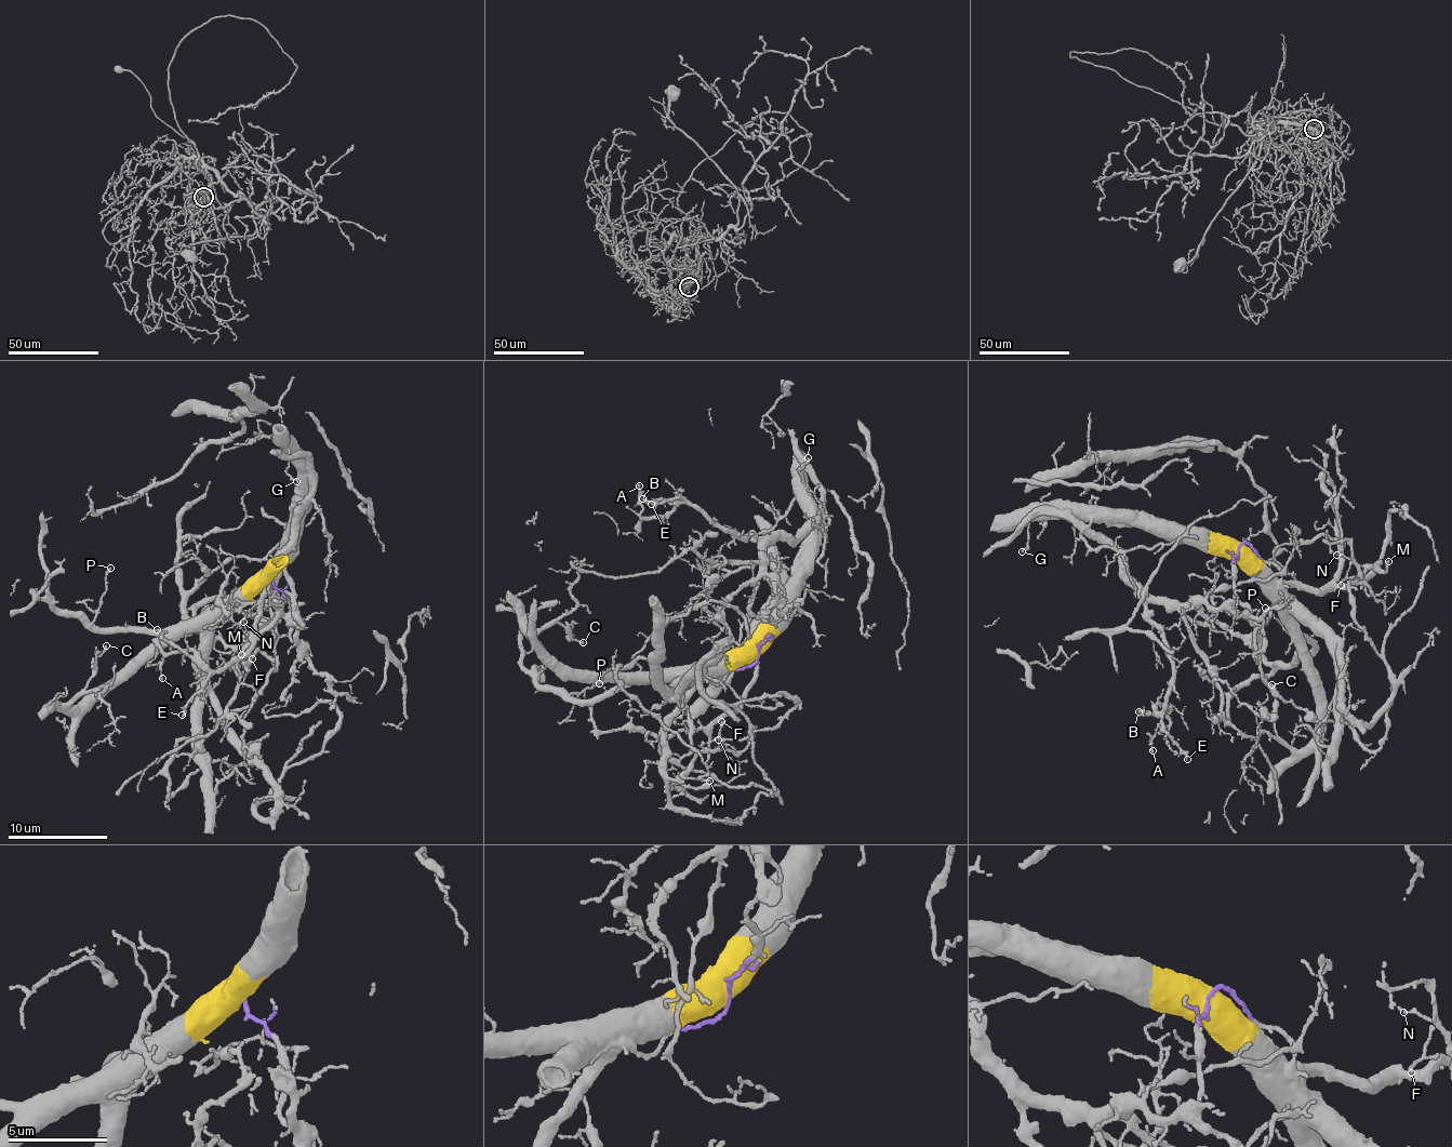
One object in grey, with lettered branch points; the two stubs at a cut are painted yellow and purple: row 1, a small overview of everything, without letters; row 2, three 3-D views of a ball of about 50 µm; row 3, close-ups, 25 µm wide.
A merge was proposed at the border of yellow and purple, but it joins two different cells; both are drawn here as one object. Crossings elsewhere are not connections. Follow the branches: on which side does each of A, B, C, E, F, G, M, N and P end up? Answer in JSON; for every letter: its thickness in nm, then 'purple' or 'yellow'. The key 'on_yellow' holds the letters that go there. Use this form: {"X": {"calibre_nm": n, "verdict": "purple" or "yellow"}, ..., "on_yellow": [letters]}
{"A": {"calibre_nm": 120, "verdict": "purple"}, "B": {"calibre_nm": 150, "verdict": "purple"}, "C": {"calibre_nm": 140, "verdict": "yellow"}, "E": {"calibre_nm": 160, "verdict": "purple"}, "F": {"calibre_nm": 130, "verdict": "yellow"}, "G": {"calibre_nm": 110, "verdict": "yellow"}, "M": {"calibre_nm": 160, "verdict": "yellow"}, "N": {"calibre_nm": 120, "verdict": "yellow"}, "P": {"calibre_nm": 170, "verdict": "yellow"}, "on_yellow": ["C", "F", "G", "M", "N", "P"]}

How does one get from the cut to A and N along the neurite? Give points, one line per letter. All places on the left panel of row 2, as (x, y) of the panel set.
A: (270, 577), (298, 640), (270, 585), (234, 662), (214, 670), (194, 652), (168, 654), (162, 678)
N: (270, 576), (244, 584), (200, 625), (189, 622), (191, 631), (240, 645), (247, 631), (242, 621)

